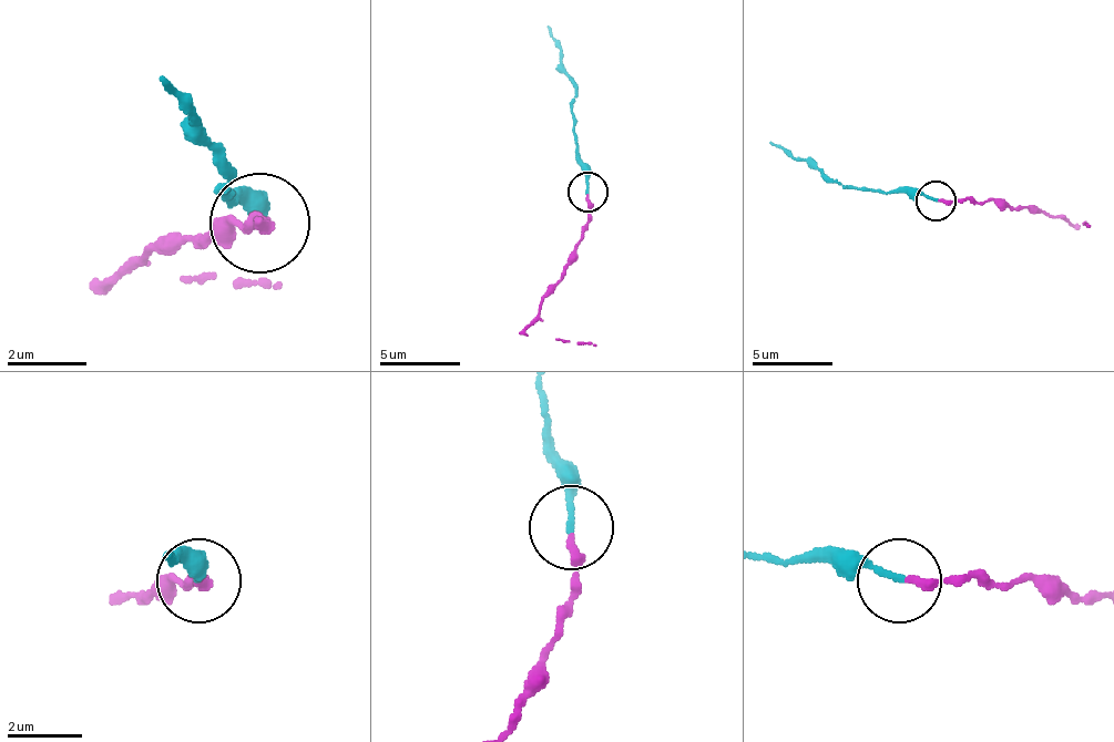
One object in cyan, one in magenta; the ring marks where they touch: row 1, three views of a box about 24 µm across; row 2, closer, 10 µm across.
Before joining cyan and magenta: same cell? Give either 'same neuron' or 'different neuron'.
different neuron

